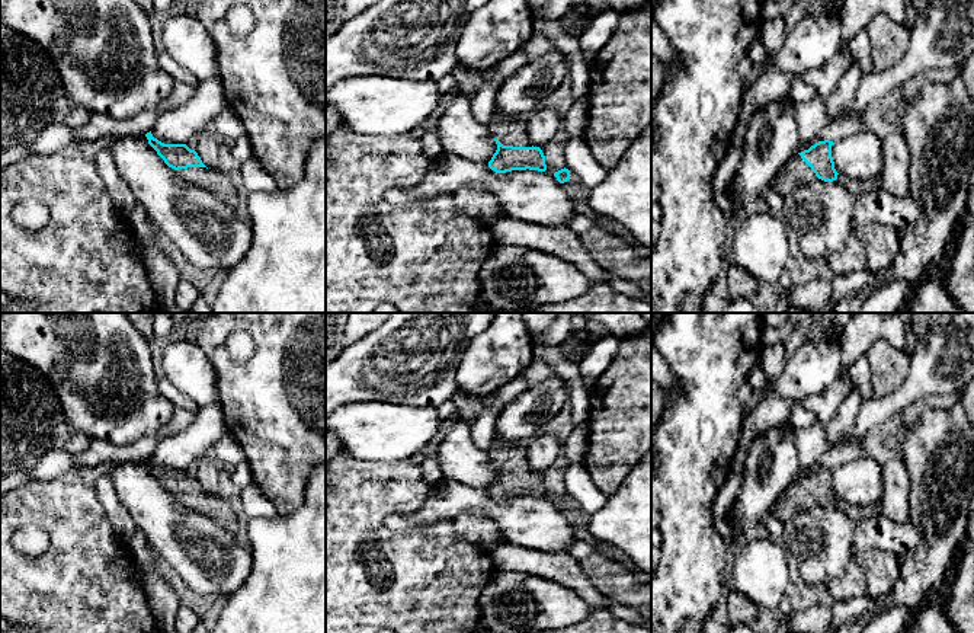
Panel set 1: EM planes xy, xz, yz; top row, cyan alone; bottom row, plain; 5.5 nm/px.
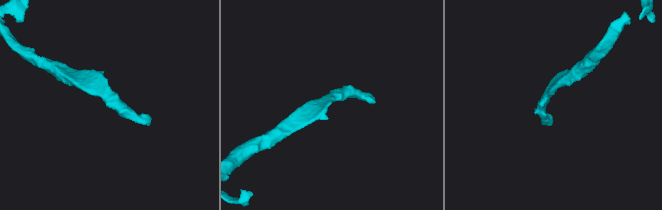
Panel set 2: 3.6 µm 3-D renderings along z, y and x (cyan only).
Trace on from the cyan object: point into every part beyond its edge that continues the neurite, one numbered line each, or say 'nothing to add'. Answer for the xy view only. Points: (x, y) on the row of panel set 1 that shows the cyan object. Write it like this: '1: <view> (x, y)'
1: xy (214, 181)

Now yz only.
1: yz (797, 172)

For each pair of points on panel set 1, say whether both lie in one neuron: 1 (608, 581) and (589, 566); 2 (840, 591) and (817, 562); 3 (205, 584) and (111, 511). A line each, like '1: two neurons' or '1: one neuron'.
1: one neuron
2: two neurons
3: two neurons

